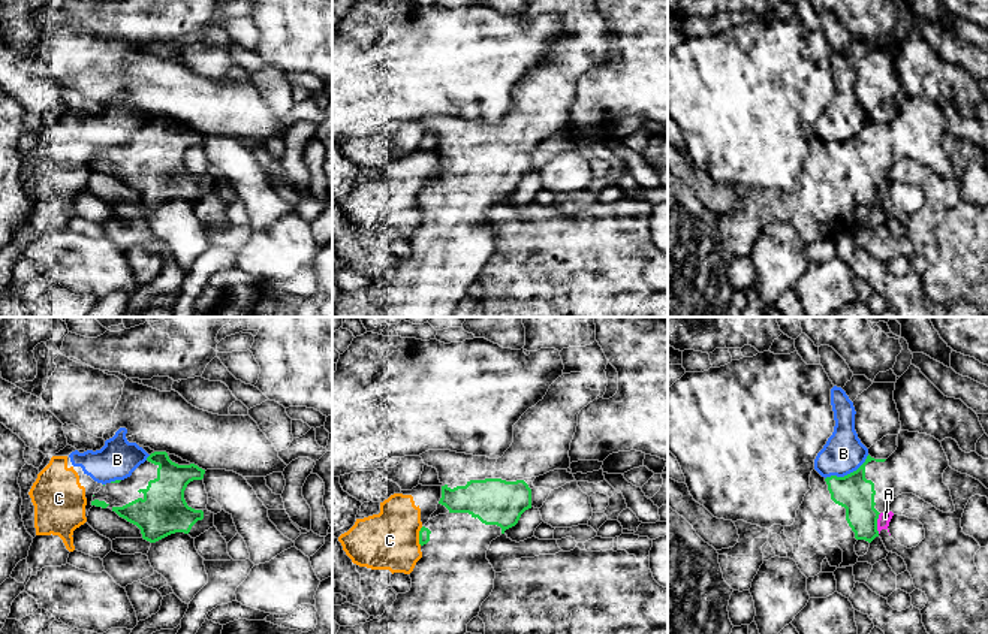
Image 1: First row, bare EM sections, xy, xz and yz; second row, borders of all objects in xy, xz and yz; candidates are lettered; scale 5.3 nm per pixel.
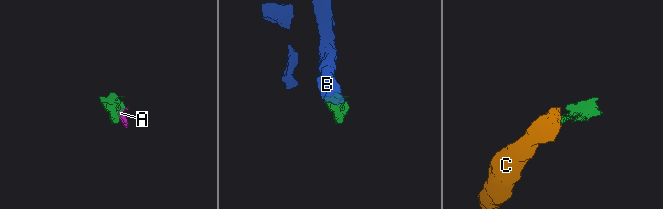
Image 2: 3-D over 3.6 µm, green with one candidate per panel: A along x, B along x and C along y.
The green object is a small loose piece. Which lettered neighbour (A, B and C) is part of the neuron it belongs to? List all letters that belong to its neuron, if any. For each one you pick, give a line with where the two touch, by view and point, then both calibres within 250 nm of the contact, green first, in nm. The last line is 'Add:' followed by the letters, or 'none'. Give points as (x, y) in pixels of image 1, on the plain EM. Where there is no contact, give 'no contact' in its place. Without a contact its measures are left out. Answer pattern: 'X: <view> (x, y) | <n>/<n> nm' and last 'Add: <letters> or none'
Add: none

